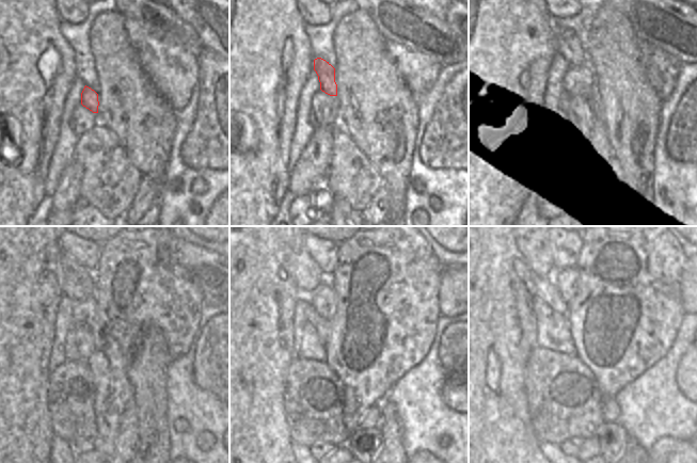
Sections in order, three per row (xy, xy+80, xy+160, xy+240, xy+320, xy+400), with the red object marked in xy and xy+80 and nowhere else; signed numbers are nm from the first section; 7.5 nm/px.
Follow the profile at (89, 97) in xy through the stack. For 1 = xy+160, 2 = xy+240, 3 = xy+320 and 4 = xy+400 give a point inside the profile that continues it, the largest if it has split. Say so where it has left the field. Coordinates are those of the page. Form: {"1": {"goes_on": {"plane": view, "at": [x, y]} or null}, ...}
{"1": {"goes_on": {"plane": "xy+160", "at": [567, 44]}}, "2": {"goes_on": {"plane": "xy+240", "at": [77, 283]}}, "3": {"goes_on": {"plane": "xy+320", "at": [305, 271]}}, "4": {"goes_on": {"plane": "xy+400", "at": [535, 248]}}}

